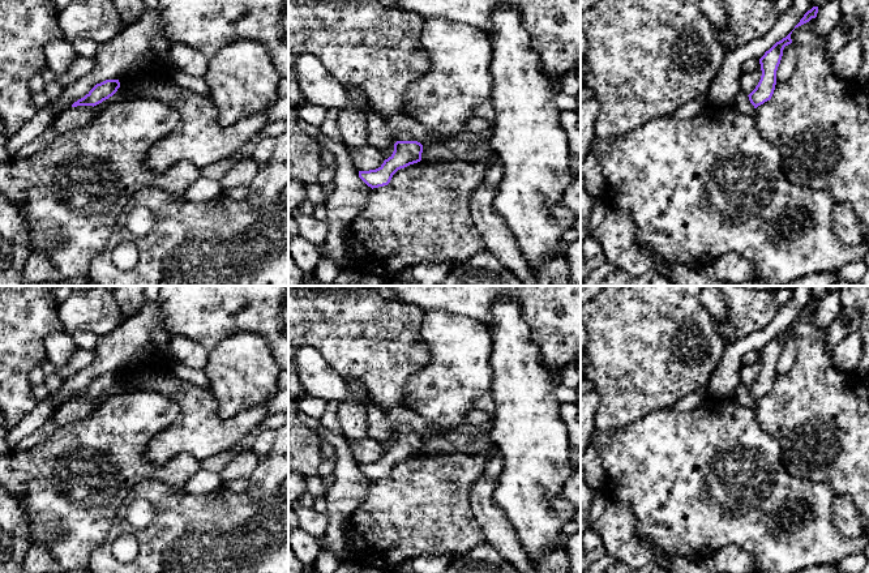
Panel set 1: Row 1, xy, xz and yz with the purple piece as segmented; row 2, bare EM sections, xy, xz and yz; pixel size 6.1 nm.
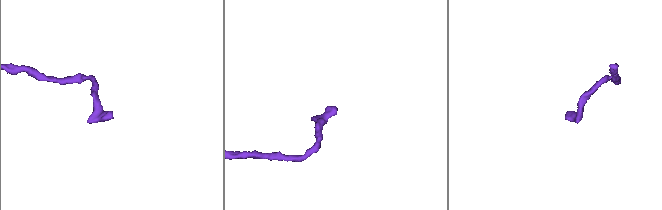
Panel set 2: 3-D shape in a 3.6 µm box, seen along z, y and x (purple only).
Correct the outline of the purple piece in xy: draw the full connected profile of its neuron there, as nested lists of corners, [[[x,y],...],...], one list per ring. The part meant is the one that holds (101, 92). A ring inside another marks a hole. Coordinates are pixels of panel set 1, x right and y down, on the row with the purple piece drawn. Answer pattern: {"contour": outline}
{"contour": [[[106,80],[100,84],[97,84],[84,98],[78,99],[72,104],[72,107],[77,106],[97,106],[103,101],[112,97],[117,89],[120,87],[119,80]]]}

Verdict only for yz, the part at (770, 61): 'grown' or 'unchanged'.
unchanged

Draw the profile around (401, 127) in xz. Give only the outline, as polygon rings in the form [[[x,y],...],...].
[[[404,114],[390,116],[386,120],[386,127],[395,142],[418,141],[421,145],[431,144],[433,141],[440,141],[442,144],[448,141],[476,142],[479,140],[489,140],[493,134],[493,129],[487,128],[479,132],[463,132],[454,137],[442,137],[428,132],[423,124]]]

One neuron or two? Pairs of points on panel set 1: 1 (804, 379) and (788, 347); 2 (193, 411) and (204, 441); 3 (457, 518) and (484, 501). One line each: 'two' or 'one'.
1: two
2: one
3: two

